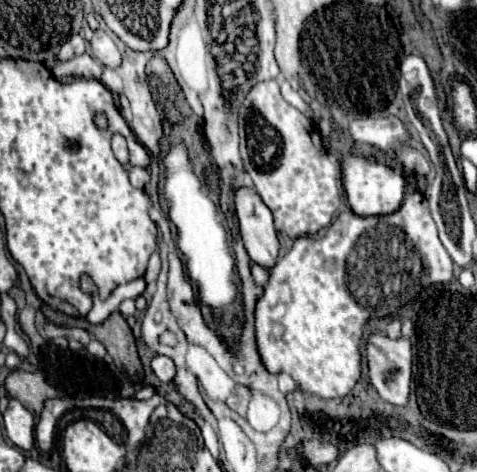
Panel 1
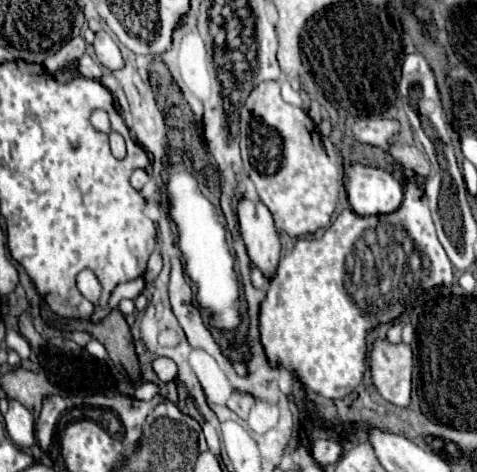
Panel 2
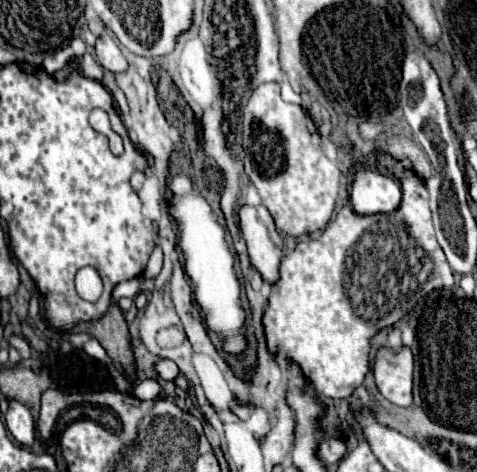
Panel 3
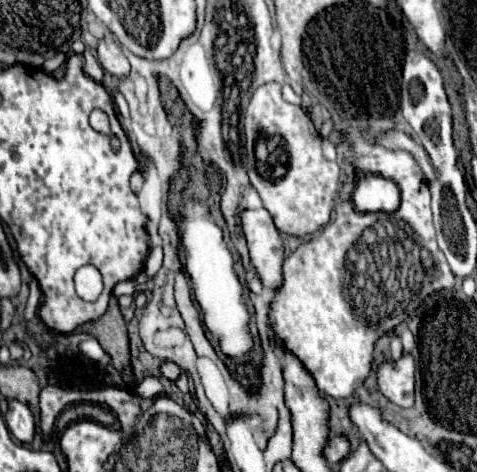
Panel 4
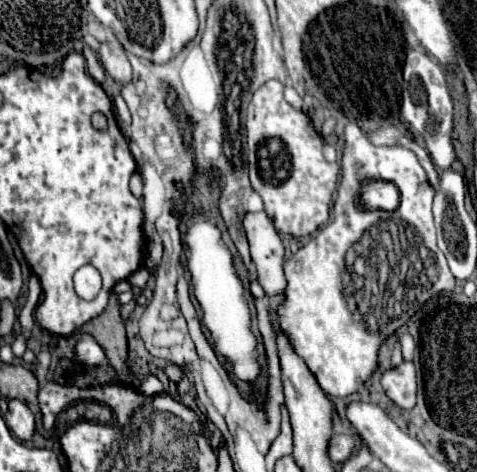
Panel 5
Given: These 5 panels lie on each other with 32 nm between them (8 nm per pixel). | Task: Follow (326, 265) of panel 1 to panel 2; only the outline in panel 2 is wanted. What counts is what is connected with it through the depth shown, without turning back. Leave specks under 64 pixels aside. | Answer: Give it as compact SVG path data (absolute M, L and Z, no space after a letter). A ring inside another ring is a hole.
M406 180L406 184L408 186L404 190L404 202L398 212L382 216L358 216L350 208L342 210L322 238L298 240L292 252L280 258L278 268L270 278L266 298L260 302L258 312L260 342L268 364L272 368L286 368L306 392L316 392L324 398L348 396L362 382L366 332L378 322L396 320L406 310L406 306L410 306L422 294L422 290L452 284L454 280L452 262L448 260L448 254L444 252L440 240L436 240L436 228L432 224L428 198L422 188L414 186L412 180Z

